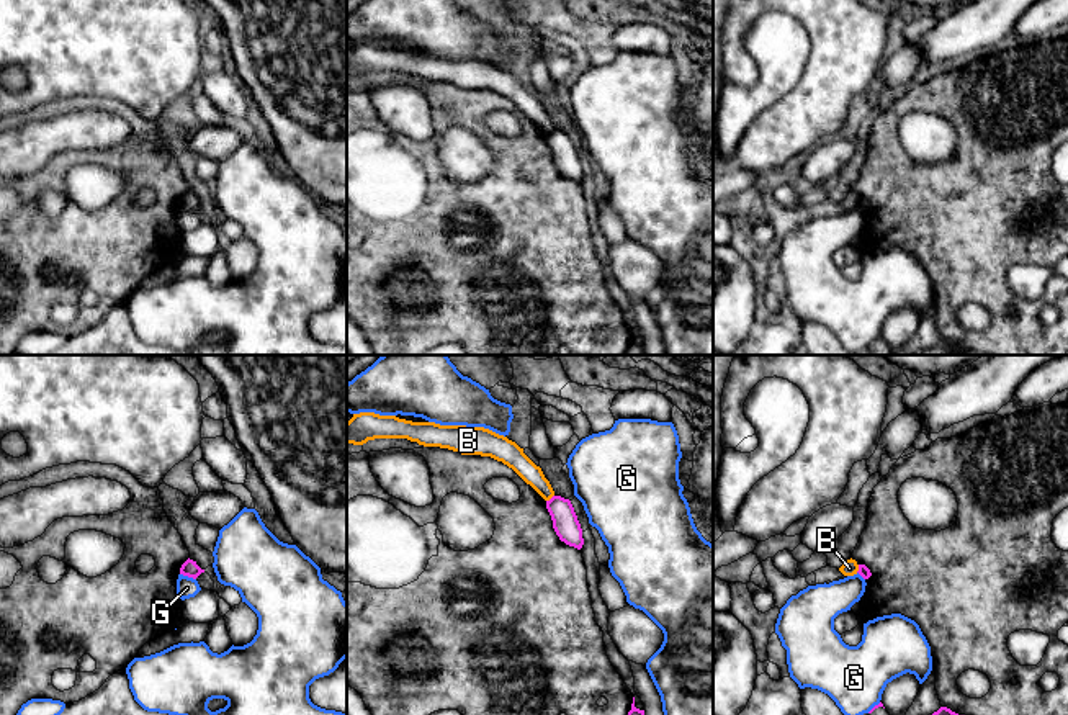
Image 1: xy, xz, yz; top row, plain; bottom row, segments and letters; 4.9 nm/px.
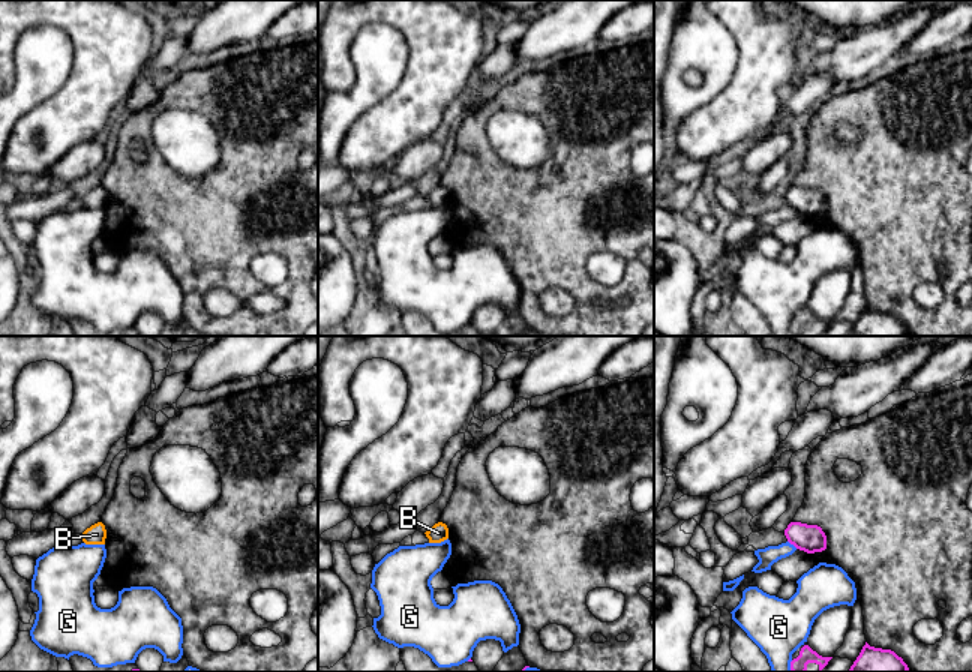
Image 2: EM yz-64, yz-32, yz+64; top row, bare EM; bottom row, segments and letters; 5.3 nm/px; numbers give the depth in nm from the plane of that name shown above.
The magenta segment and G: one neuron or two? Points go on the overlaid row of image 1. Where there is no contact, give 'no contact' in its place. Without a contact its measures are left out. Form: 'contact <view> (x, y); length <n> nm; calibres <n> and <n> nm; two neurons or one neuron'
contact xy (188, 576); length 90 nm; calibres 80 and 100 nm; two neurons

